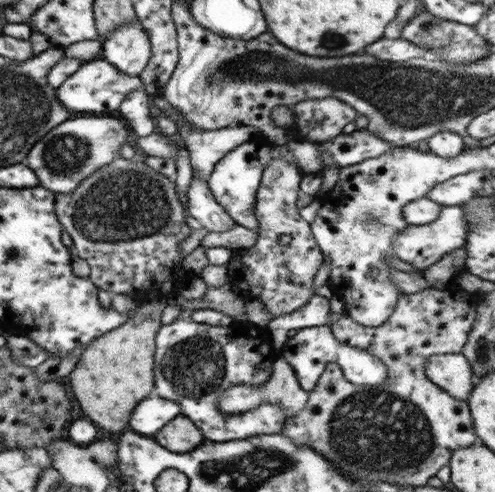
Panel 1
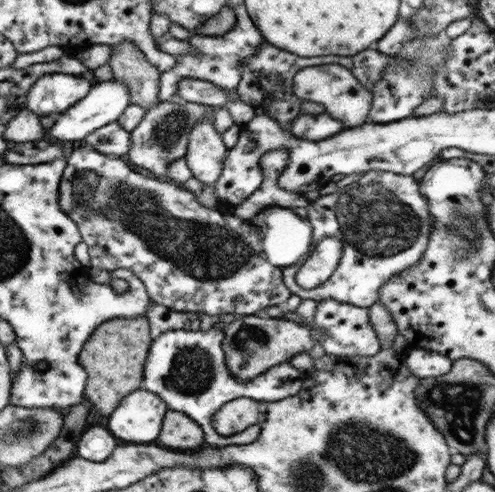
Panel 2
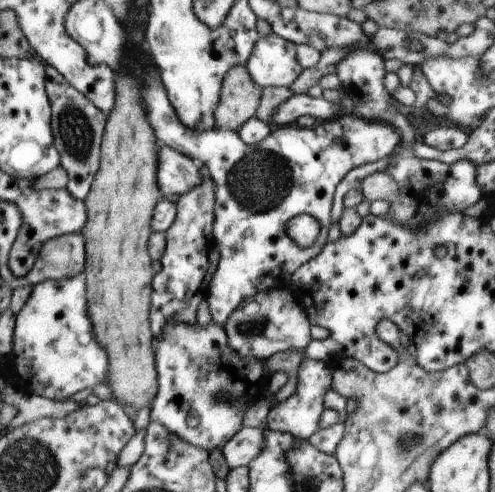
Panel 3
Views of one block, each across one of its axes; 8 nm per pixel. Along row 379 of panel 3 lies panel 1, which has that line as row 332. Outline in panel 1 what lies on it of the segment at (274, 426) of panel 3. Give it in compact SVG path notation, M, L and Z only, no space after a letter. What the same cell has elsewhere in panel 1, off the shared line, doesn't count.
M331 326L299 330L293 338L287 338L287 342L281 346L281 356L289 362L289 366L293 368L293 372L299 380L299 386L307 394L315 388L317 380L321 378L321 374L329 362L337 364L343 370L345 380L355 386L381 386L387 380L387 366L377 356L373 356L361 348L353 348L353 346L345 346L341 342L335 342L331 336Z

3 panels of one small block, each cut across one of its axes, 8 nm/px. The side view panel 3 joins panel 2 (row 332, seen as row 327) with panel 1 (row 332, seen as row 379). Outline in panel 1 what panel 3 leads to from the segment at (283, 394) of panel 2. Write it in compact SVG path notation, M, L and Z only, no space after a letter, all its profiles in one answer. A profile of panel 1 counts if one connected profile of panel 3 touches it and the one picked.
M181 316L179 320L165 324L155 336L155 356L153 356L153 380L155 394L179 404L181 414L187 416L203 434L205 442L235 442L251 436L273 436L281 434L287 422L285 408L279 402L261 402L259 406L239 412L221 414L219 398L233 386L247 386L261 390L273 372L273 362L281 358L271 342L271 332L251 326L231 322L227 328L197 324Z

